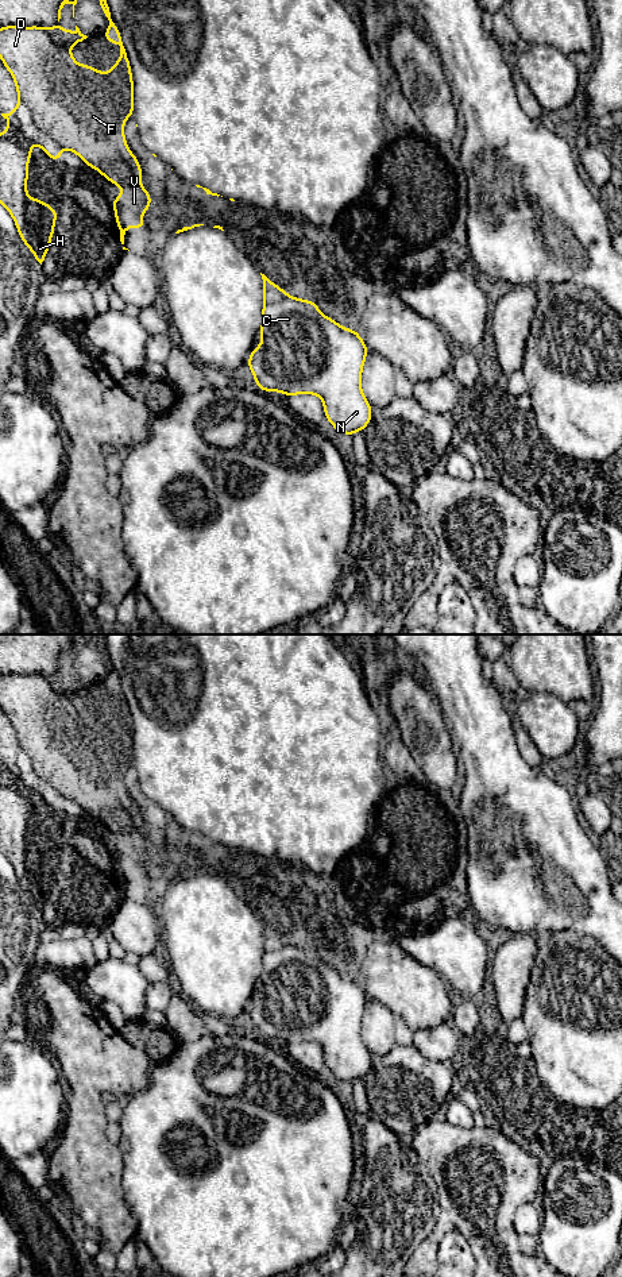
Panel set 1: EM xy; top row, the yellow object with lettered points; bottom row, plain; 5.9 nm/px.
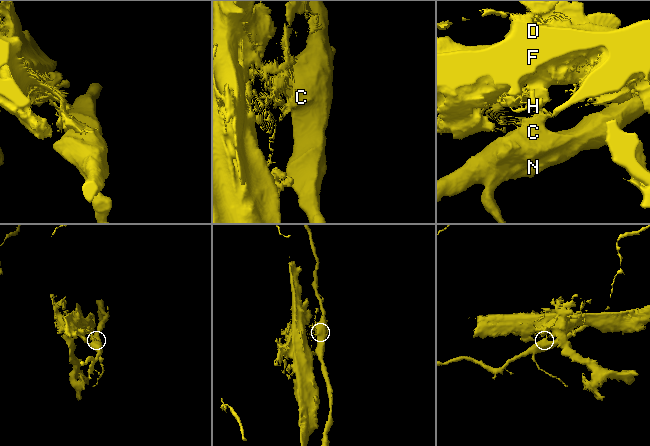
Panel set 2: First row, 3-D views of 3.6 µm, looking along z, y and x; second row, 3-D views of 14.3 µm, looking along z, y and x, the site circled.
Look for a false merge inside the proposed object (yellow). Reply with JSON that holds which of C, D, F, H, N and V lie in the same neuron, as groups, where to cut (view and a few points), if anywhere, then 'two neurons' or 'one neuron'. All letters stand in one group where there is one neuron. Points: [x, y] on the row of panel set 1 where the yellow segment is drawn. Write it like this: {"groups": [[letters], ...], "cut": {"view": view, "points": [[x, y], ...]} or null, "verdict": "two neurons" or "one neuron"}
{"groups": [["C", "N"], ["D", "F", "H", "V"]], "cut": {"view": "xy", "points": [[263, 305], [293, 297], [320, 313]]}, "verdict": "two neurons"}

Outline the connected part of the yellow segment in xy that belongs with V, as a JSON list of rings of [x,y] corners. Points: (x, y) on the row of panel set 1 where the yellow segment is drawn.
[[[107,0],[98,1],[109,20],[104,38],[111,45],[120,46],[120,58],[109,73],[100,73],[88,62],[78,65],[73,58],[70,47],[88,38],[77,26],[74,32],[62,28],[58,22],[51,28],[0,27],[0,59],[15,80],[19,97],[19,104],[12,112],[1,113],[8,120],[8,128],[0,132],[0,204],[7,208],[20,239],[40,265],[50,250],[58,215],[50,204],[28,197],[26,186],[28,161],[32,155],[31,140],[54,162],[61,161],[62,148],[70,150],[89,167],[123,189],[119,198],[111,198],[121,244],[130,227],[140,229],[146,225],[140,215],[151,207],[151,194],[140,184],[143,175],[140,163],[124,138],[124,123],[130,116],[134,117],[134,80],[130,59],[120,30],[111,19]]]

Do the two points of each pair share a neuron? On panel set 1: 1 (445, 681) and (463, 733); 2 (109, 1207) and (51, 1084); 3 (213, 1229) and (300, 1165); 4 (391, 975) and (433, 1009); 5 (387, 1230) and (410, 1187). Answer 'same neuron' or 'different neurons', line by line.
1: same neuron
2: different neurons
3: same neuron
4: same neuron
5: same neuron

